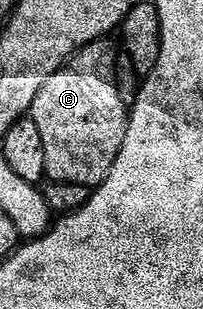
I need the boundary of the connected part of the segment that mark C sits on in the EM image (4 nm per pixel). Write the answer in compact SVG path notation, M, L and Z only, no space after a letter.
M106 39L95 40L75 53L64 67L55 71L53 78L49 78L45 86L41 86L33 102L29 118L37 122L37 131L41 133L45 145L45 170L48 181L85 186L94 190L107 181L121 154L121 146L125 146L129 106L121 102L121 94L115 85L117 48L107 43L111 42Z

